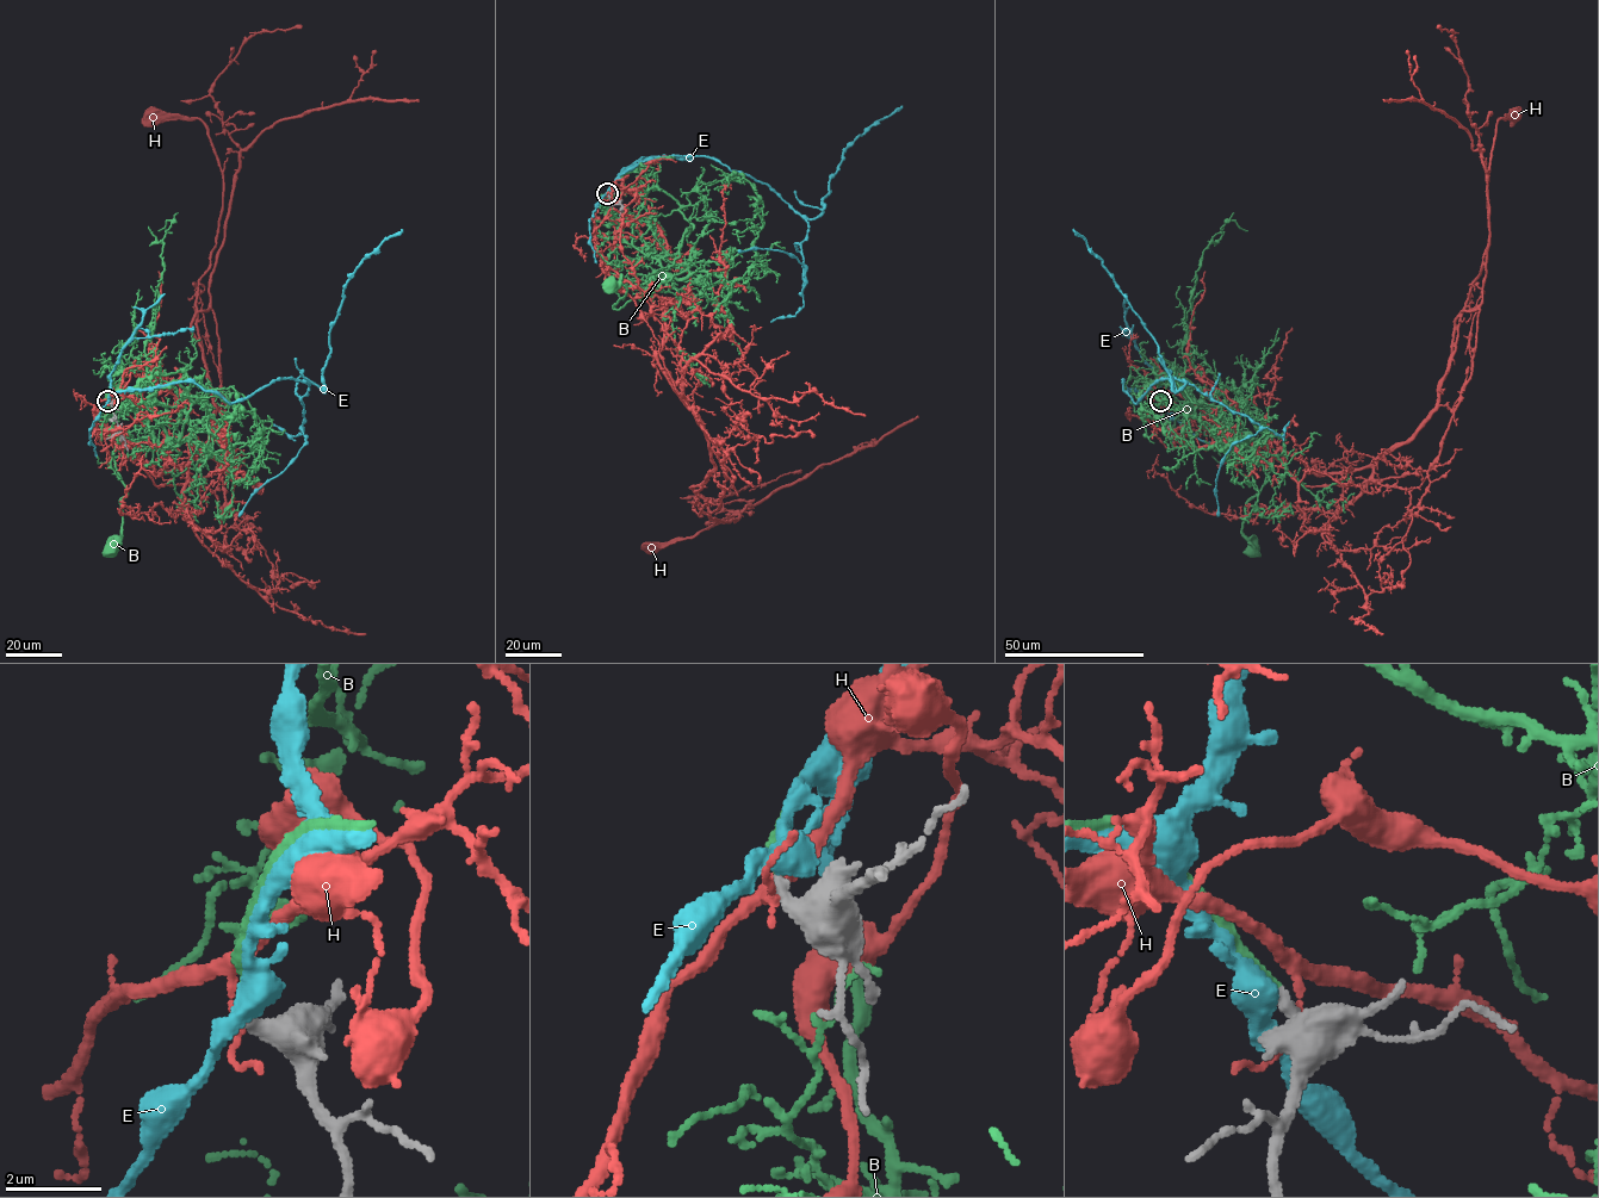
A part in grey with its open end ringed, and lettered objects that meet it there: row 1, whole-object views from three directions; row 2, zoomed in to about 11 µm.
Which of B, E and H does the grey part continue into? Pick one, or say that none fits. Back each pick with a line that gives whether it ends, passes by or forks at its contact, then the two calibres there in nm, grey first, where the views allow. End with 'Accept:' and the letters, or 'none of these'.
B: It ends there. Thickness 280 nm (grey) against 200 nm
Accept: B

